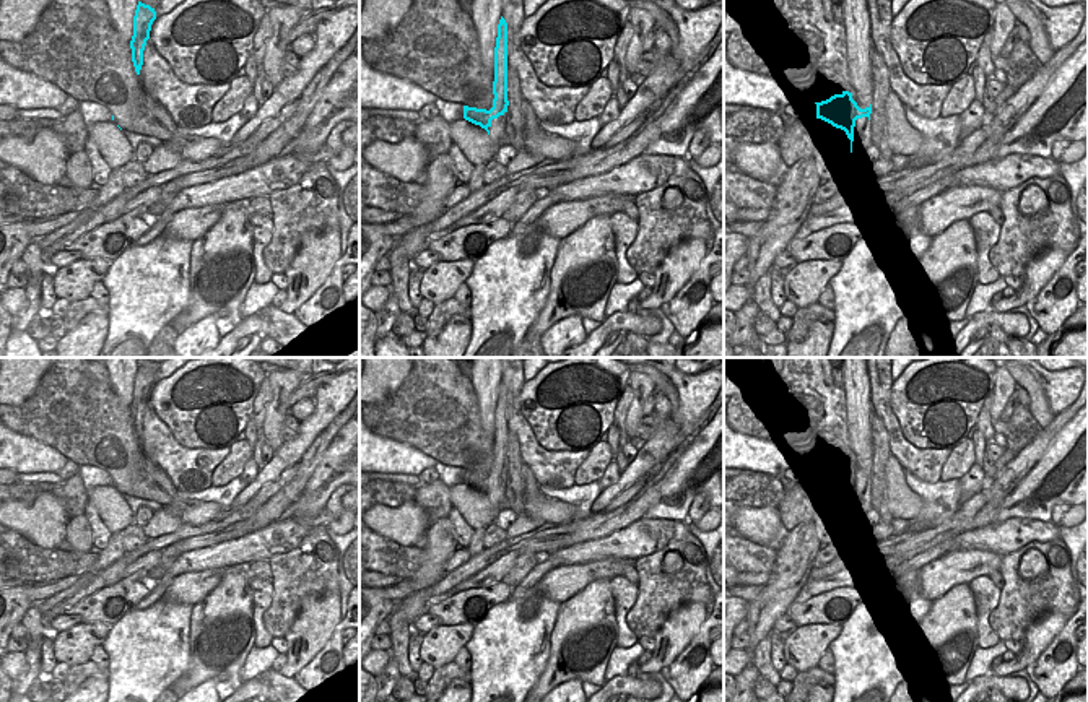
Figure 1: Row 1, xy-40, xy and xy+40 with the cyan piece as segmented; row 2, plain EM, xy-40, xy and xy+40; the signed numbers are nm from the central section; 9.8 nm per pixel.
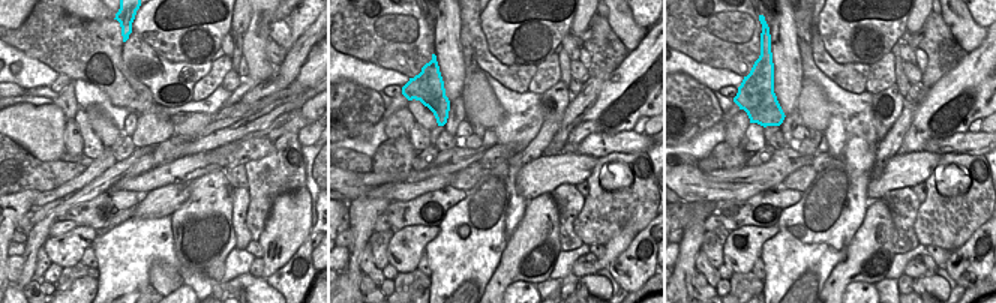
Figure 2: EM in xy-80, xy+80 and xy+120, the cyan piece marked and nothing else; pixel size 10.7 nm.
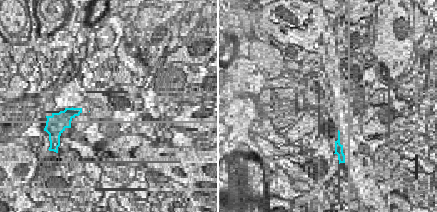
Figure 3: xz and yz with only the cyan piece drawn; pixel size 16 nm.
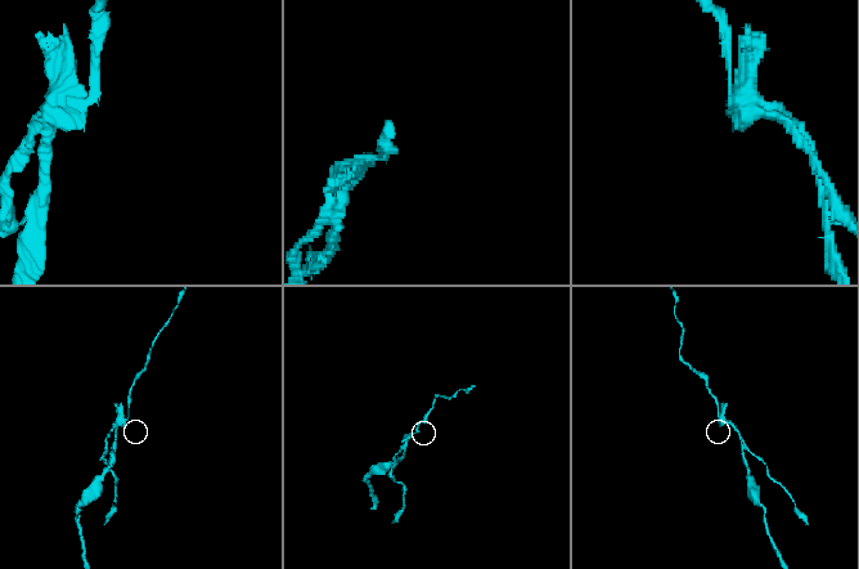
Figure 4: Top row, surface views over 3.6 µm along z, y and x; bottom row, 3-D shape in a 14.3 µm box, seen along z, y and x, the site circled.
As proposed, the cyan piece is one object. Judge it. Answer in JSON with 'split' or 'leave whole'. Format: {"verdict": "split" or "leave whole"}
{"verdict": "split"}

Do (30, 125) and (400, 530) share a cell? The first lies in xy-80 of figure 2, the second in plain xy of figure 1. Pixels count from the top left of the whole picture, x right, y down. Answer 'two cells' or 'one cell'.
one cell

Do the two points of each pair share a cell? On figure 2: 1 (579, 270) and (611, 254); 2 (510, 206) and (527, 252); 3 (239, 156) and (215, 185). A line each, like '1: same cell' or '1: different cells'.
1: same cell
2: different cells
3: different cells

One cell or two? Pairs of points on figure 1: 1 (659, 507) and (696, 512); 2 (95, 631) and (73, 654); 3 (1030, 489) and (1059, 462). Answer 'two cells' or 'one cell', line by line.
1: two cells
2: one cell
3: one cell

